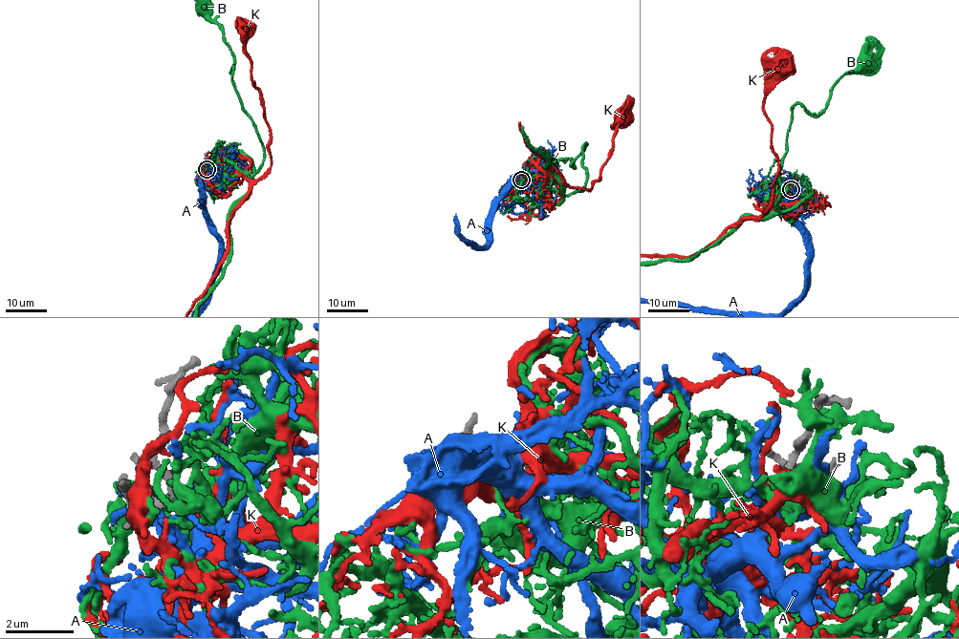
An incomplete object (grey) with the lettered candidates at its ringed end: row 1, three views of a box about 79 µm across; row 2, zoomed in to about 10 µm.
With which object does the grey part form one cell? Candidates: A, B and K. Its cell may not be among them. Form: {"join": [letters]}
{"join": ["K"]}

